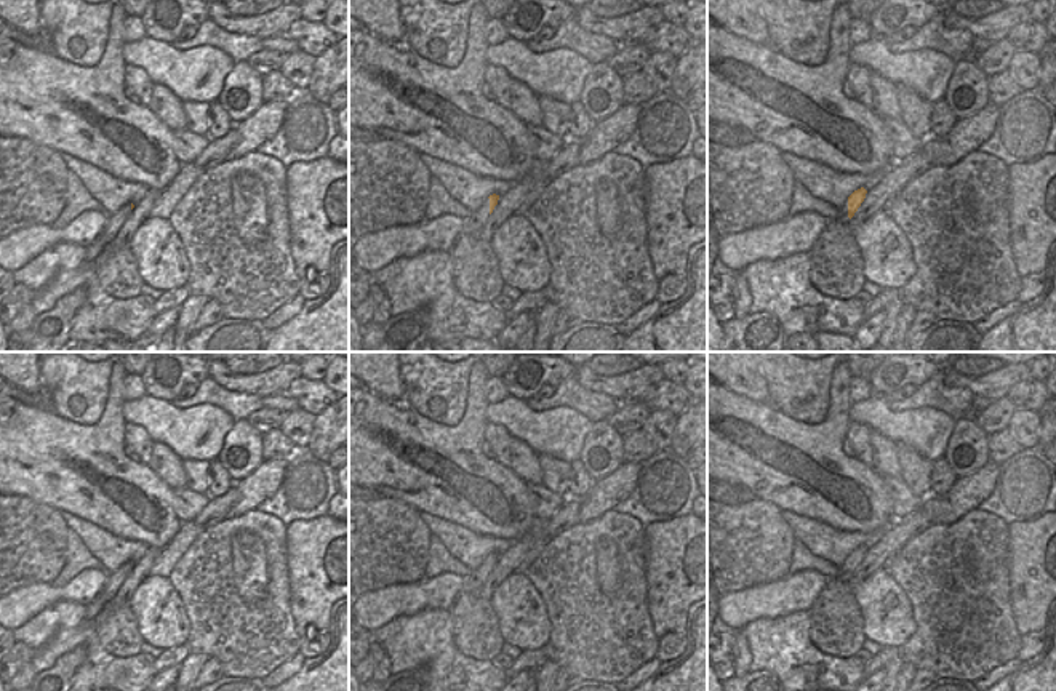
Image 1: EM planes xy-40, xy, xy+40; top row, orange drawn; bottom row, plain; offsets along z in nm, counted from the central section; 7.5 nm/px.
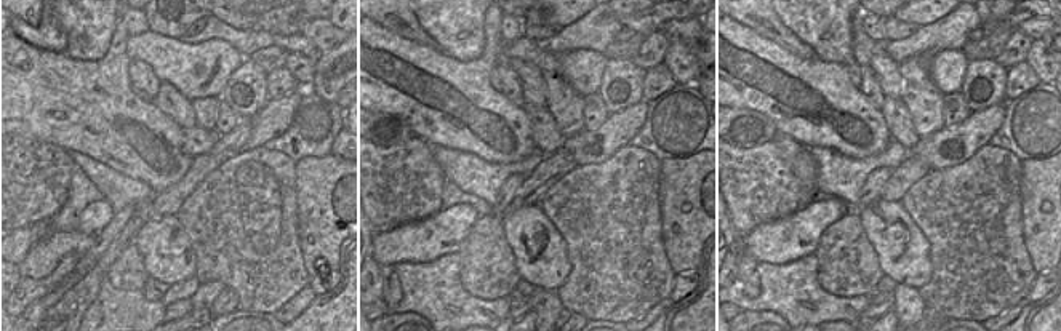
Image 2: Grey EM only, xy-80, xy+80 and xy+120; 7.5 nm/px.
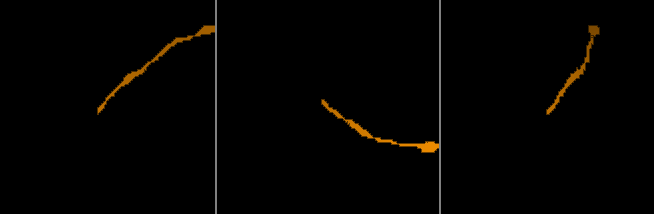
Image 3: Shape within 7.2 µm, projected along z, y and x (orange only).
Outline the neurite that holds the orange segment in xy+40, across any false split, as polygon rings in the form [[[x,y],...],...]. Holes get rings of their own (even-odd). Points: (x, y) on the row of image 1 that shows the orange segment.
[[[864,187],[854,190],[848,200],[845,202],[845,205],[842,206],[842,210],[837,214],[837,221],[838,222],[850,222],[850,219],[854,216],[854,213],[858,211],[858,208],[861,206],[861,203],[866,198],[867,190]]]

